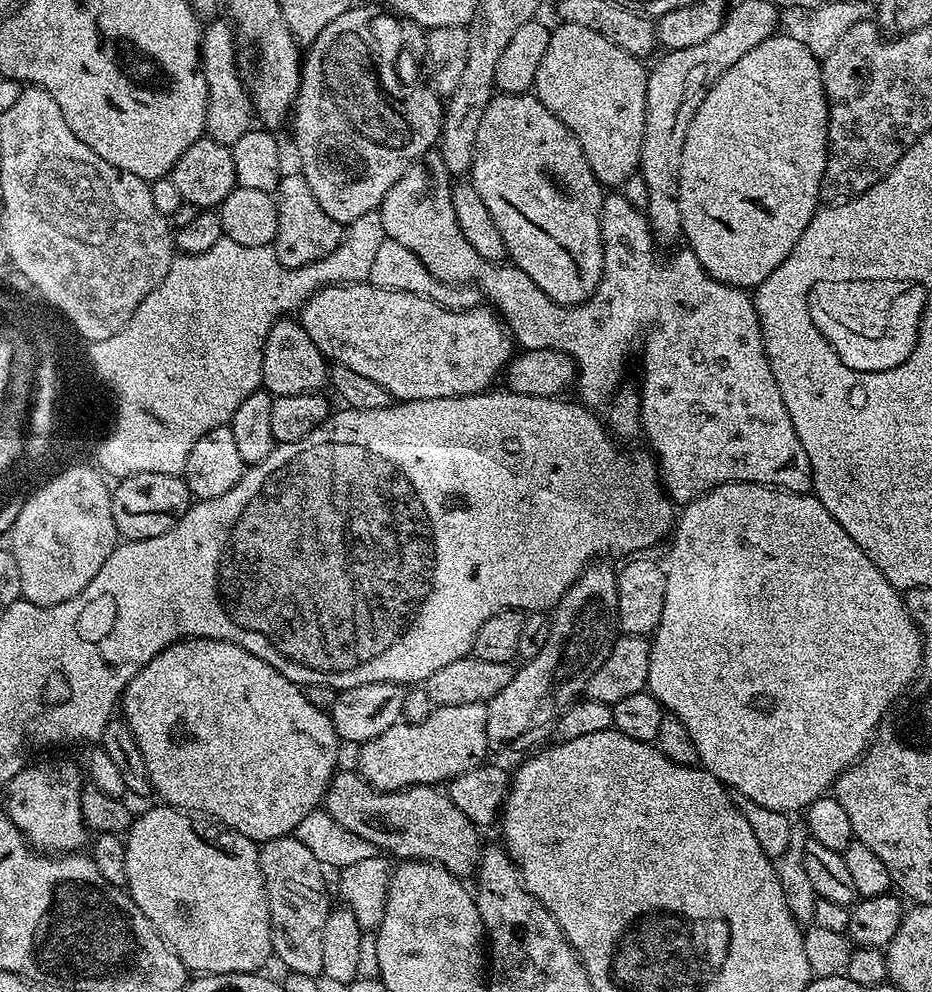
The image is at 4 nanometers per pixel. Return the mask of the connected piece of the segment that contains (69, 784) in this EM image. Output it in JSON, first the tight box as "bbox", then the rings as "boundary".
{"bbox":[2,760,89,854],"boundary":[[[44,760],[41,764],[29,763],[9,782],[3,789],[4,804],[2,810],[18,826],[18,830],[24,835],[25,840],[38,852],[45,854],[76,854],[89,839],[89,829],[84,826],[82,818],[82,790],[86,783],[82,775],[82,768],[72,760]]]}

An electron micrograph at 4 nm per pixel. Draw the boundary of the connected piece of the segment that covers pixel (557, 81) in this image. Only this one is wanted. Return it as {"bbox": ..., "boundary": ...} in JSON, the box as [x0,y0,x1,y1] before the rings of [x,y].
{"bbox":[534,24,649,186],"boundary":[[[560,24],[546,46],[542,66],[538,66],[534,94],[578,138],[594,178],[605,186],[629,183],[640,166],[649,73],[644,64],[641,57],[626,54],[594,30]]]}

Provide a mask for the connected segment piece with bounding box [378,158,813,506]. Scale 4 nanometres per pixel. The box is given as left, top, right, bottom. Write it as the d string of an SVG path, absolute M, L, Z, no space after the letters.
M435 159L430 161L429 164L424 164L425 162L411 164L402 174L402 178L398 178L398 182L394 182L394 186L390 186L390 190L386 190L386 198L382 198L378 209L382 218L385 237L398 242L398 246L406 246L406 250L414 253L422 262L422 266L426 266L426 270L430 270L430 274L436 280L439 280L441 284L449 286L475 286L479 288L481 297L495 309L501 321L506 325L513 341L521 349L533 348L534 350L542 350L543 348L553 348L559 352L565 352L576 363L574 392L580 395L577 396L579 403L593 410L599 409L599 404L607 405L611 401L616 389L620 387L625 379L624 363L628 360L628 351L631 350L632 343L639 338L641 332L644 335L644 373L641 374L640 380L638 379L638 387L640 389L642 436L643 439L648 439L649 446L647 445L647 447L650 449L651 455L658 465L664 491L668 493L669 497L677 505L689 504L691 500L697 500L698 497L704 496L712 488L737 482L766 484L769 488L782 488L786 492L803 492L808 494L813 491L810 458L806 454L806 450L802 450L802 442L798 442L798 434L794 430L794 422L790 418L790 410L786 410L786 402L782 402L782 390L778 390L778 382L774 378L774 370L770 370L768 355L764 352L764 335L760 329L760 319L756 313L756 301L745 289L735 288L715 280L698 262L698 258L694 255L692 249L687 246L681 247L681 252L676 252L673 256L663 256L660 253L663 251L657 245L656 237L652 235L652 228L648 225L647 215L639 207L632 205L625 198L623 191L612 190L605 195L602 202L600 225L602 226L604 253L602 254L602 278L598 282L596 293L588 300L571 306L554 302L549 296L542 294L542 290L538 290L538 286L534 286L530 274L526 274L521 268L517 268L511 262L501 264L490 262L486 258L482 258L482 254L478 254L478 250L474 250L474 246L470 246L470 242L466 242L462 230L458 230L458 218L454 218L454 206L452 205L453 181L450 179L448 169L444 166L443 159Z

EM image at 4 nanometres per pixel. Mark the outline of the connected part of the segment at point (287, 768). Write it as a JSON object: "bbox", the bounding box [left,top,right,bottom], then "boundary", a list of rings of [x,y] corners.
{"bbox":[122,638,342,842],"boundary":[[[207,638],[177,640],[166,650],[159,652],[145,668],[138,670],[138,674],[124,691],[122,712],[123,708],[122,719],[130,726],[138,742],[138,750],[142,750],[148,777],[152,780],[152,792],[160,795],[159,799],[171,807],[183,808],[184,811],[193,814],[203,814],[223,824],[225,828],[232,828],[238,834],[257,842],[293,835],[302,818],[310,811],[321,807],[332,777],[338,771],[336,759],[340,756],[342,741],[336,735],[331,715],[325,709],[314,706],[314,702],[306,702],[306,694],[301,685],[278,674],[274,666],[262,662],[262,658],[254,658],[254,654],[250,654],[242,646],[230,643],[229,640]]]}

